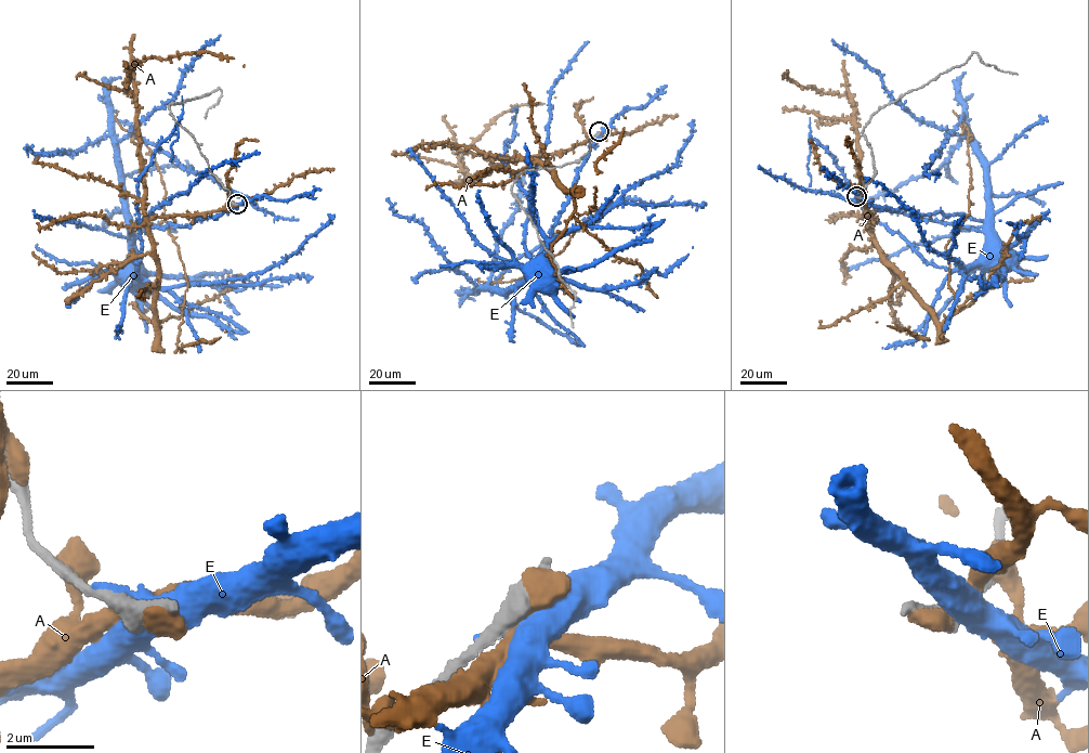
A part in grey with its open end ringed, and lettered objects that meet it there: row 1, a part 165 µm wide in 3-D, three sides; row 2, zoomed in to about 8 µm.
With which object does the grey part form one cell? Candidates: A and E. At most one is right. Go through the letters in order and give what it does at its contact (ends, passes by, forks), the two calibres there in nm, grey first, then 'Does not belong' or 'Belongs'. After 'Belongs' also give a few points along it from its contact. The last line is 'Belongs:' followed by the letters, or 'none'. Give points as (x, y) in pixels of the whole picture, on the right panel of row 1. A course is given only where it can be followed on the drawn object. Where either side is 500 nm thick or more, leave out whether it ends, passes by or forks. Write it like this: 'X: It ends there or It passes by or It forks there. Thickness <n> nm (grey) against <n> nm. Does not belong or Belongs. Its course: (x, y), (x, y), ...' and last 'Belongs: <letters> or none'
A: Thickness 550 nm (grey) against 400 nm. Does not belong
E: It ends there. Thickness 360 nm (grey) against 400 nm. Does not belong
Belongs: none

